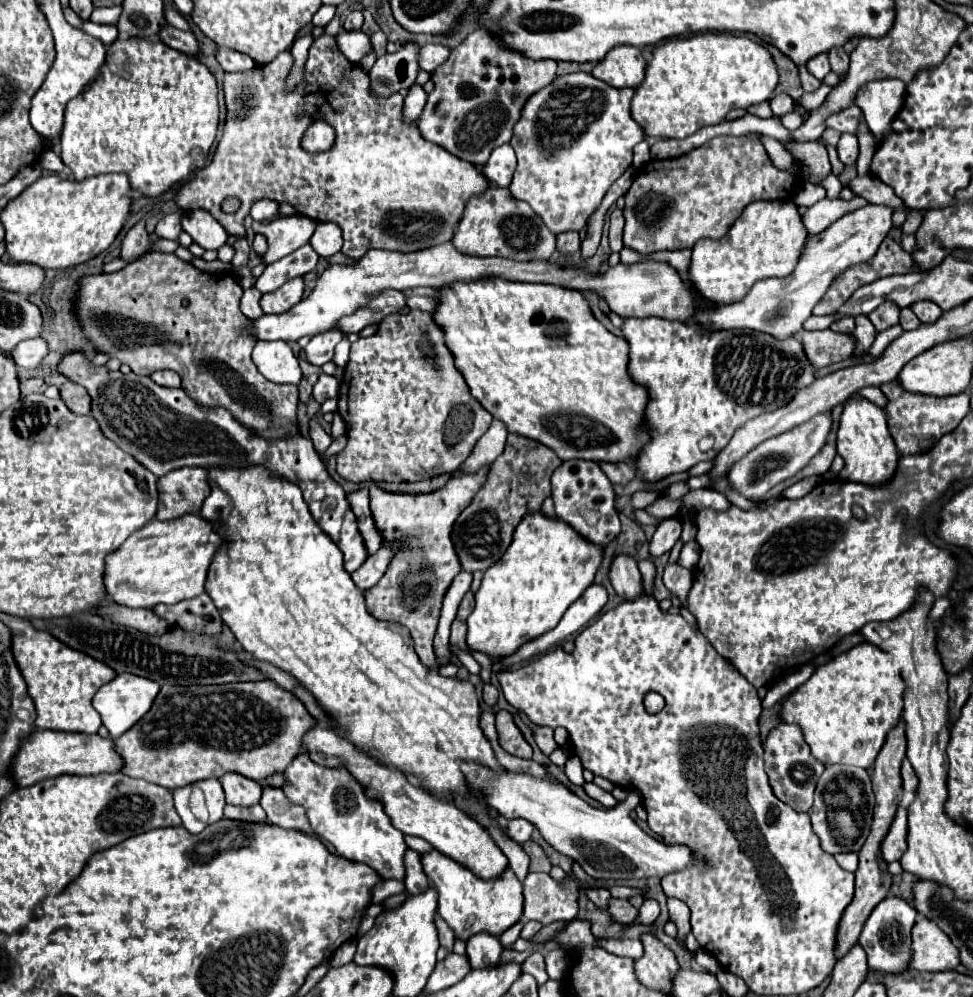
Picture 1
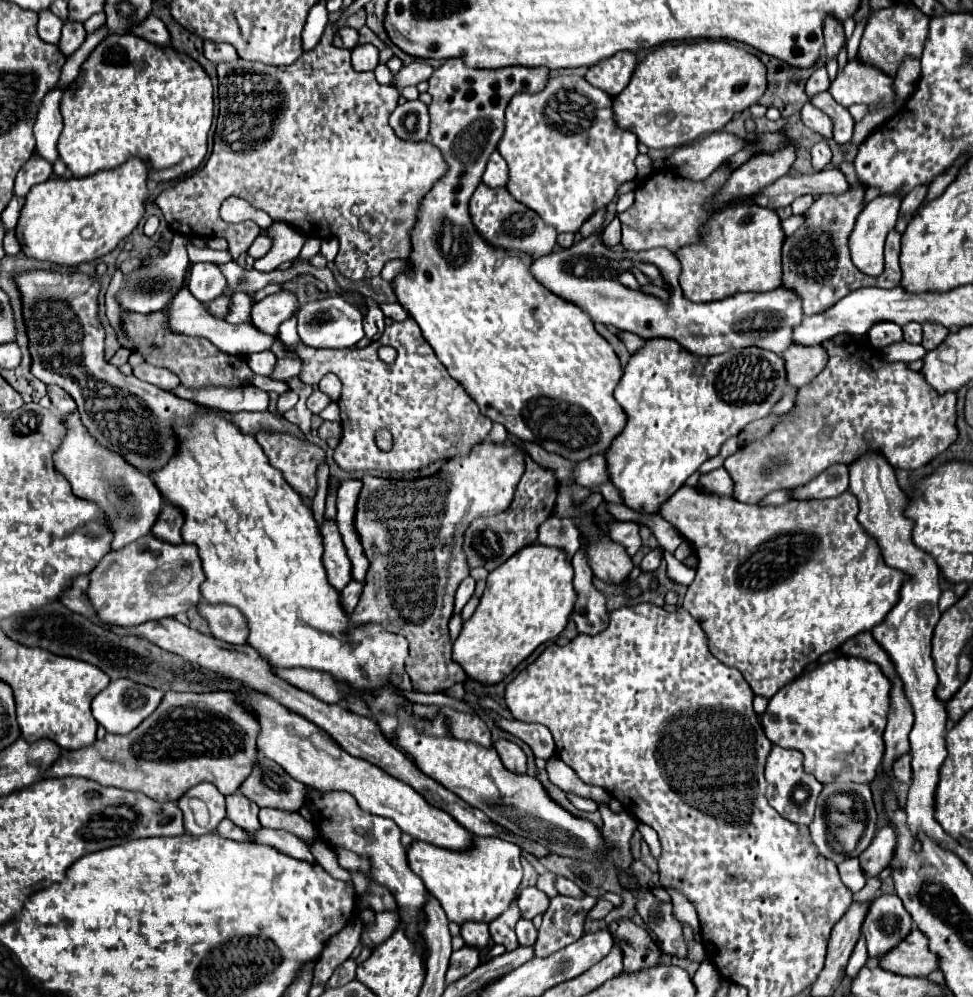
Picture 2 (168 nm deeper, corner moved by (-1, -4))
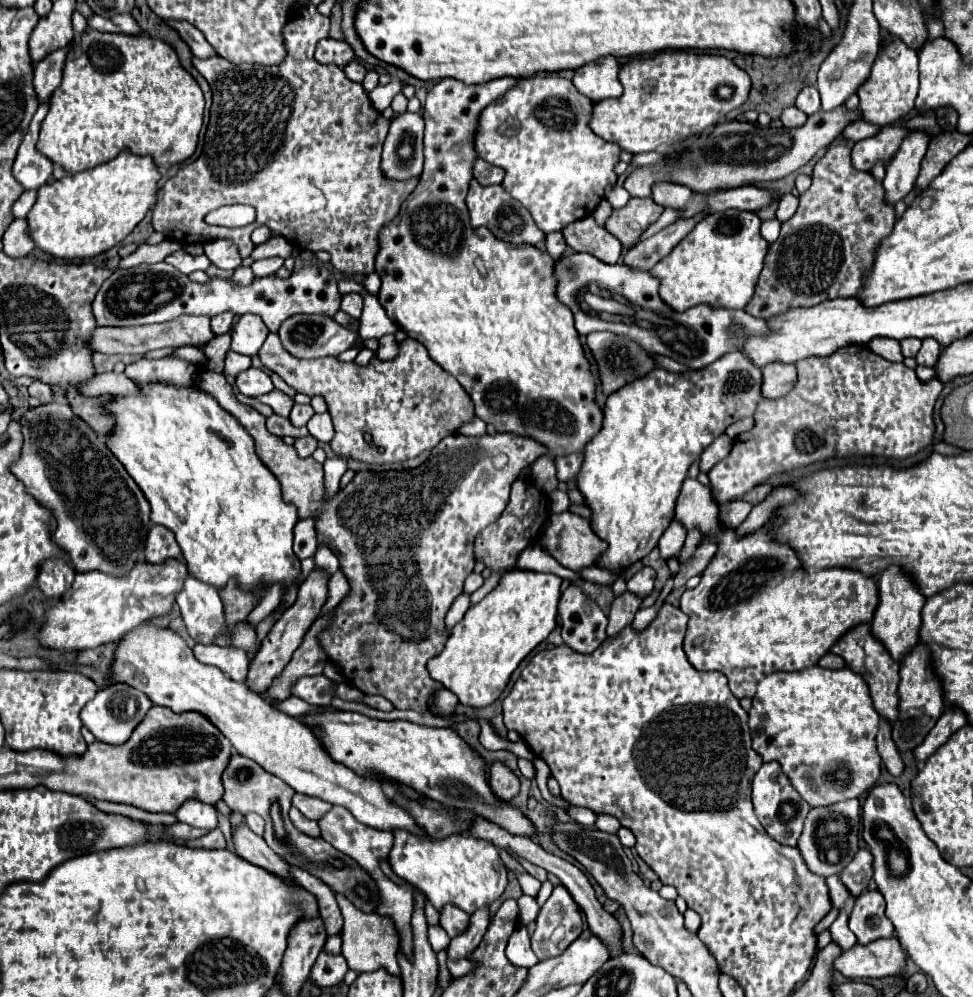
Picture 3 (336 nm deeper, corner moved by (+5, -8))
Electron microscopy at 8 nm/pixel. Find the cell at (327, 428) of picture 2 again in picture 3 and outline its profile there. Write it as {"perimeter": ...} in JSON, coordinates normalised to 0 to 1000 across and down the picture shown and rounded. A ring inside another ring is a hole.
{"perimeter":[[[317,436],[317,438],[306,440],[306,442],[302,444],[302,448],[304,448],[304,452],[306,452],[308,458],[317,458],[317,456],[321,456],[323,450],[327,448],[327,442],[325,442],[321,436]]]}

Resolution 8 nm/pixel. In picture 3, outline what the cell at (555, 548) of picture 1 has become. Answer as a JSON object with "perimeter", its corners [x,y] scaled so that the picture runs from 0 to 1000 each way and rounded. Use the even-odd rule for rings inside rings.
{"perimeter":[[[522,571],[512,587],[465,631],[458,651],[440,665],[444,681],[456,685],[475,707],[499,709],[508,705],[534,663],[571,629],[578,581],[567,575]]]}

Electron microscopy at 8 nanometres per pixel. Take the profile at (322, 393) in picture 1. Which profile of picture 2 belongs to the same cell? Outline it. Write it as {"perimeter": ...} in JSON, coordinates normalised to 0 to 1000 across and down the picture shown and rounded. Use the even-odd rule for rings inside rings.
{"perimeter":[[[323,390],[323,394],[321,394],[321,396],[317,398],[317,402],[314,402],[314,408],[317,408],[321,414],[329,414],[337,404],[339,404],[339,400],[337,400],[331,392]]]}

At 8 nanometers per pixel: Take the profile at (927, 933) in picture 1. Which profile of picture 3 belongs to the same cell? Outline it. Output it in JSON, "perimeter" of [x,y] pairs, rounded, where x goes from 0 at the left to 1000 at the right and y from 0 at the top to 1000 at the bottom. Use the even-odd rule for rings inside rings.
{"perimeter":[[[921,940],[900,942],[892,948],[878,948],[857,964],[859,974],[872,982],[921,980],[931,972],[933,958]]]}

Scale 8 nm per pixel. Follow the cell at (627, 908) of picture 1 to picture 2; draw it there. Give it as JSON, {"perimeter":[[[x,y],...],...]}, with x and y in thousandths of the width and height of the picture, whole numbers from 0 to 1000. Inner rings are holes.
{"perimeter":[[[559,876],[559,878],[555,878],[551,890],[553,890],[555,894],[559,894],[563,900],[573,898],[573,894],[569,894],[569,878],[567,878],[567,876]]]}

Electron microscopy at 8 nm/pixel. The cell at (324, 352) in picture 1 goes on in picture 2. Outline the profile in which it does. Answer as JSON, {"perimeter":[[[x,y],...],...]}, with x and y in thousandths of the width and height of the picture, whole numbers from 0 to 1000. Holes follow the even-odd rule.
{"perimeter":[[[294,358],[294,360],[286,360],[286,364],[282,366],[282,372],[277,374],[277,380],[282,382],[294,382],[298,378],[304,378],[308,372],[308,362],[304,358]]]}

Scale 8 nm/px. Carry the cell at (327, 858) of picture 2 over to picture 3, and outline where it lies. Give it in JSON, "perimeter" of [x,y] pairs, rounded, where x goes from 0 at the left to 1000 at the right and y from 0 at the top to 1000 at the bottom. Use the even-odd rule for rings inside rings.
{"perimeter":[[[345,898],[345,904],[349,908],[351,920],[354,920],[354,932],[351,932],[351,958],[358,964],[358,970],[372,976],[372,974],[386,974],[391,970],[399,972],[399,976],[403,978],[411,978],[411,970],[407,966],[407,954],[409,954],[409,934],[403,926],[403,922],[399,922],[399,918],[388,918],[388,916],[374,916],[366,910],[362,910],[362,906],[358,906],[358,902],[354,902],[351,898]]]}

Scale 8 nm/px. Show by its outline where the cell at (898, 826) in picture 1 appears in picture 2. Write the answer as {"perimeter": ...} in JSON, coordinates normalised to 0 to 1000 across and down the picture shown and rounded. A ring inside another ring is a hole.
{"perimeter":[[[917,829],[904,831],[894,850],[882,860],[888,878],[900,880],[904,874],[909,874],[915,866],[915,856],[919,856],[919,850],[921,850],[919,831]]]}

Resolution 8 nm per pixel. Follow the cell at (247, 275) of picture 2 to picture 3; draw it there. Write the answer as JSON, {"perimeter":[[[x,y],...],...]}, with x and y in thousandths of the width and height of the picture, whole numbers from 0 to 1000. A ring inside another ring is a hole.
{"perimeter":[[[185,250],[185,252],[179,252],[179,254],[173,256],[169,262],[175,264],[175,266],[179,266],[179,268],[181,268],[183,272],[187,272],[189,276],[195,276],[197,272],[203,272],[203,270],[212,272],[212,270],[218,266],[212,256],[197,258],[195,254],[191,254],[191,252],[187,252],[187,250]]]}

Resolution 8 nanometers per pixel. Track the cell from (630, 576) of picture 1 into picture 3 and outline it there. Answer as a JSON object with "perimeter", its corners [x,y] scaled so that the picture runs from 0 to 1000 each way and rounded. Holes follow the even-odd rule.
{"perimeter":[[[580,513],[580,515],[571,515],[571,517],[565,517],[563,521],[563,527],[559,529],[559,535],[557,535],[557,543],[561,545],[563,549],[563,555],[573,561],[576,567],[588,571],[588,573],[598,573],[602,569],[610,569],[615,567],[615,561],[619,559],[619,555],[625,551],[625,545],[621,541],[617,541],[608,529],[606,529],[606,523],[602,523],[600,519],[592,517],[592,515],[586,515],[586,513]]]}

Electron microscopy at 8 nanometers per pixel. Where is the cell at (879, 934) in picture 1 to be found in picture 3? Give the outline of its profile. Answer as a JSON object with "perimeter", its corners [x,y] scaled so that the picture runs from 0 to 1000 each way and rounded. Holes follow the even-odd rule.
{"perimeter":[[[890,894],[880,902],[874,918],[874,932],[882,940],[884,948],[919,938],[917,924],[909,918],[909,910],[911,906],[904,894]]]}

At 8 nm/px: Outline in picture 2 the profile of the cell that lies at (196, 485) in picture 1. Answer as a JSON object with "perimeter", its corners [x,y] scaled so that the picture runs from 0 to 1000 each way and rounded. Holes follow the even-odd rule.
{"perimeter":[[[169,505],[164,519],[160,521],[160,525],[156,529],[156,537],[164,543],[183,547],[183,545],[187,545],[187,537],[185,537],[187,525],[189,525],[189,517],[181,509]]]}

